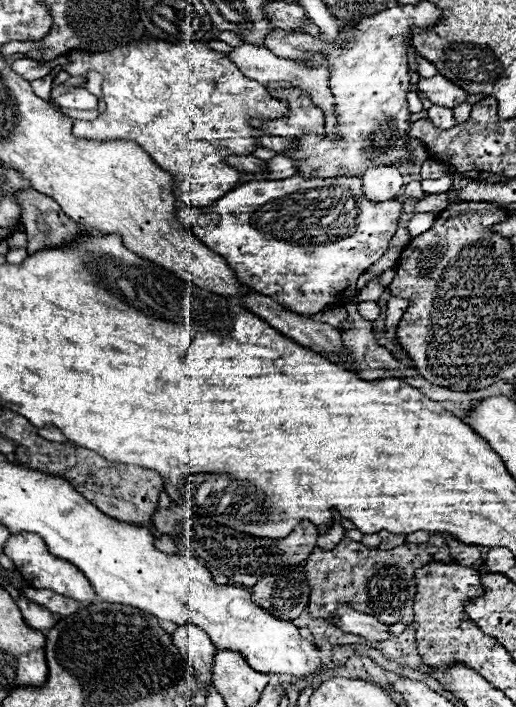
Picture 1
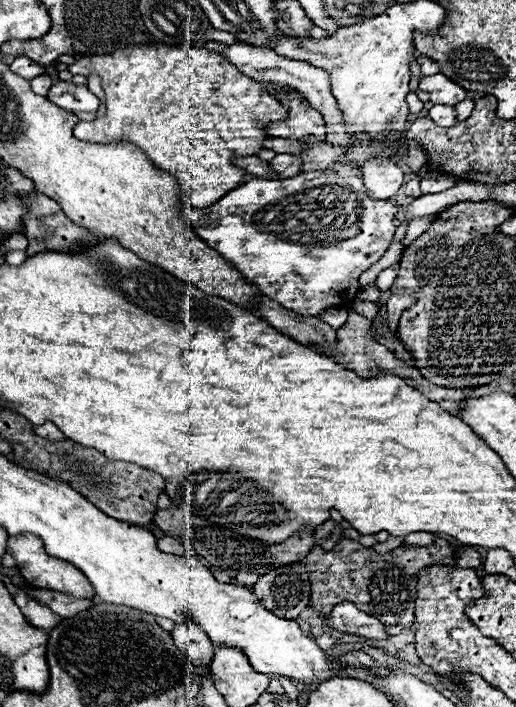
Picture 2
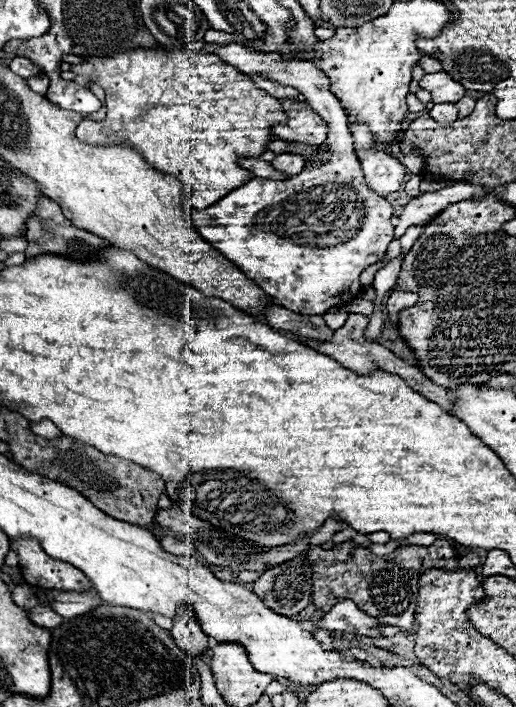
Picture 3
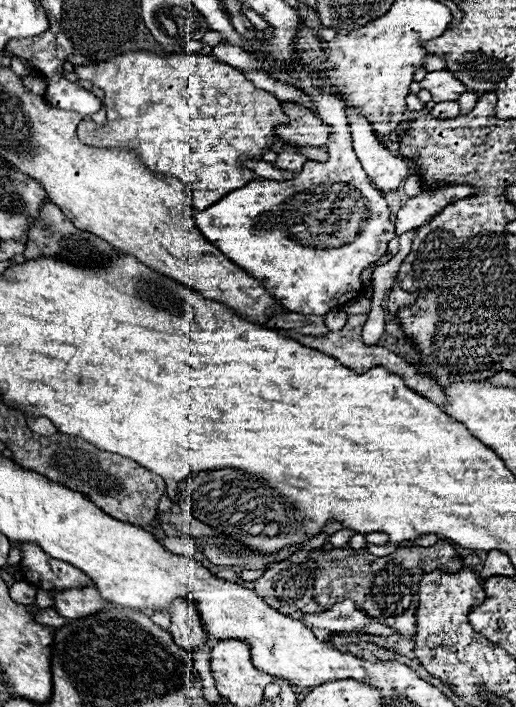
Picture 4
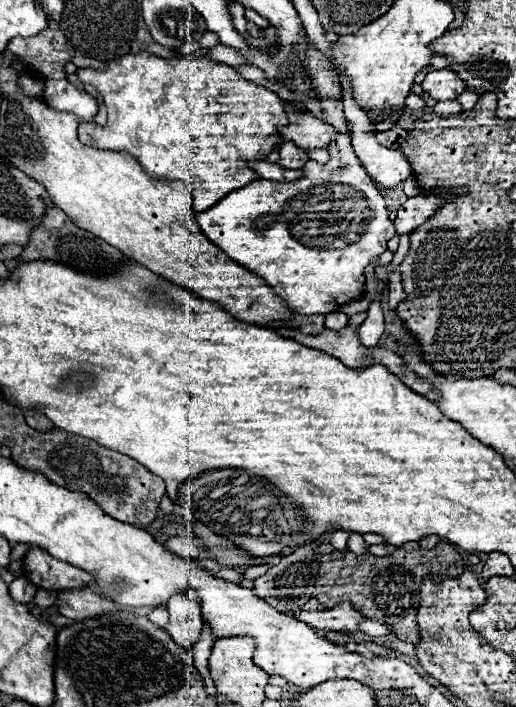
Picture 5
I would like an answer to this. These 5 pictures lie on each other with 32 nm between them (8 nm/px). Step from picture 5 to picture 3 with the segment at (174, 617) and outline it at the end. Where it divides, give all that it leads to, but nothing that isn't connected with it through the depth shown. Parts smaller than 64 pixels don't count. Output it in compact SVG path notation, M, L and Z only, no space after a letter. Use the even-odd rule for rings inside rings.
M182 606L178 610L178 618L174 620L170 634L172 634L174 642L178 644L178 648L182 648L194 660L198 656L210 656L212 654L212 650L208 650L210 638L200 630L200 624L196 622L192 610L186 606Z

